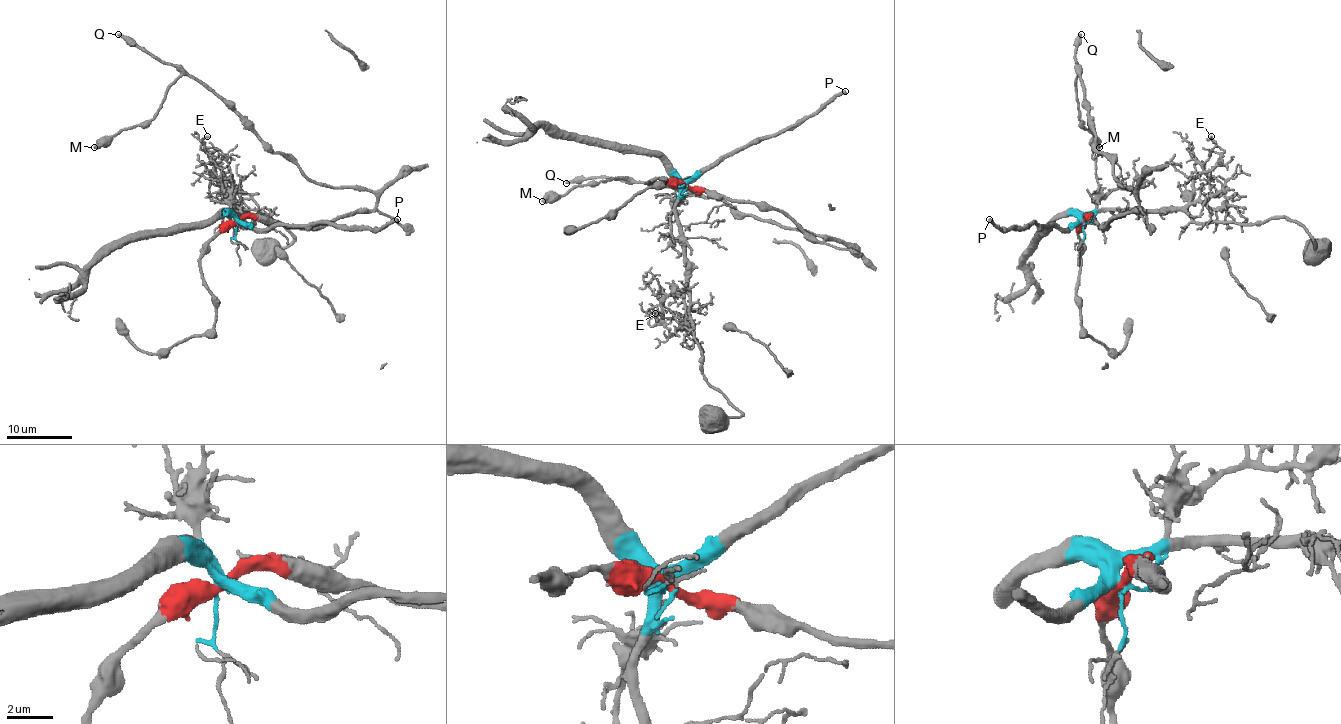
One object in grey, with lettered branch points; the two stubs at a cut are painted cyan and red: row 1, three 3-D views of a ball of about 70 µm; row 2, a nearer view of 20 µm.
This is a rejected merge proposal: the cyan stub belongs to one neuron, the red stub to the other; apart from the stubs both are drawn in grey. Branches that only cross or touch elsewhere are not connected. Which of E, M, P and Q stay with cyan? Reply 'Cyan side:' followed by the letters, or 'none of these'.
Cyan side: E, P

